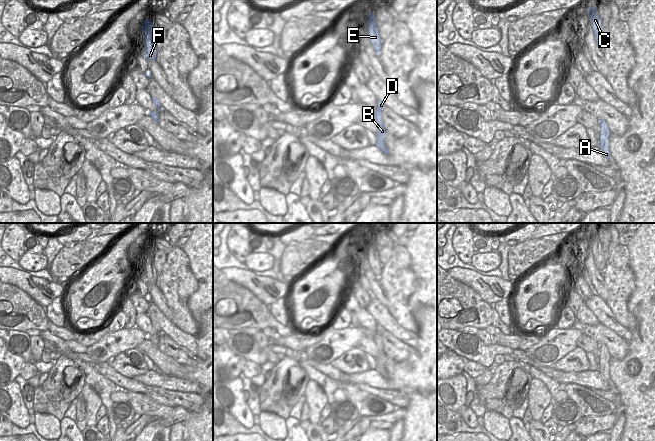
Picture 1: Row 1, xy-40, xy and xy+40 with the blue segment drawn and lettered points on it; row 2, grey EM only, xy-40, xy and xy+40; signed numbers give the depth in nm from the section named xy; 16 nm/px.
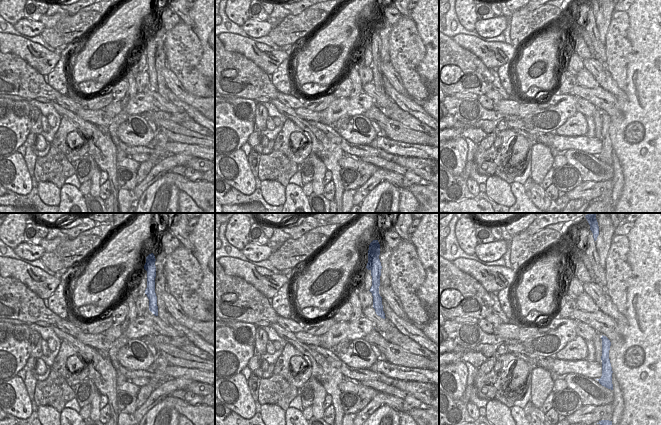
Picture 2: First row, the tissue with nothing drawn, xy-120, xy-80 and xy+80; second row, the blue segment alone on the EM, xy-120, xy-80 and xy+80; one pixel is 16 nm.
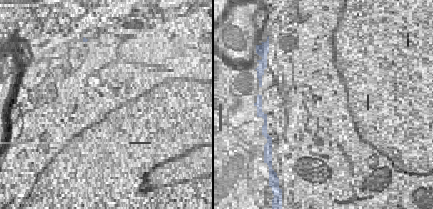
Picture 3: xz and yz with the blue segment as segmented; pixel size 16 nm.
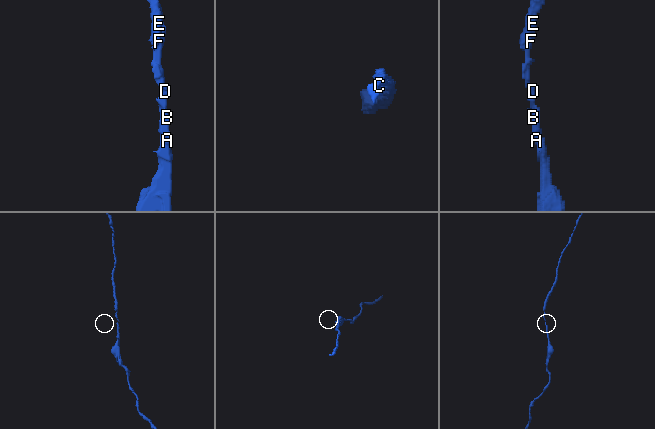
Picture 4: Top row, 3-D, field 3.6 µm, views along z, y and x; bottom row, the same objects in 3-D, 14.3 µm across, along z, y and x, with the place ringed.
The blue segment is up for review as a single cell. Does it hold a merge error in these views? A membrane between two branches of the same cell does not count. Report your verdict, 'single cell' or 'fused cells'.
single cell

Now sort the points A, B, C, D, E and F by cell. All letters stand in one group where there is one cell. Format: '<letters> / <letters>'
A B C D E F

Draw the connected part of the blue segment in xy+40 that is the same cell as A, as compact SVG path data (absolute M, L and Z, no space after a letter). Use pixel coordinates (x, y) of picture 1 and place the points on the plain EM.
M598 343L598 344L599 344L599 350L600 350L598 370L600 371L603 380L609 383L609 381L611 380L609 375L609 362L611 360L611 356L604 343Z

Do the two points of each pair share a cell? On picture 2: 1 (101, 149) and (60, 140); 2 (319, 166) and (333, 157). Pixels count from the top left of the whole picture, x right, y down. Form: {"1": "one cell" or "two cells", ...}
{"1": "two cells", "2": "two cells"}

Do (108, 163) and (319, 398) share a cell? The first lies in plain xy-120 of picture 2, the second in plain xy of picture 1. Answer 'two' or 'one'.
two

